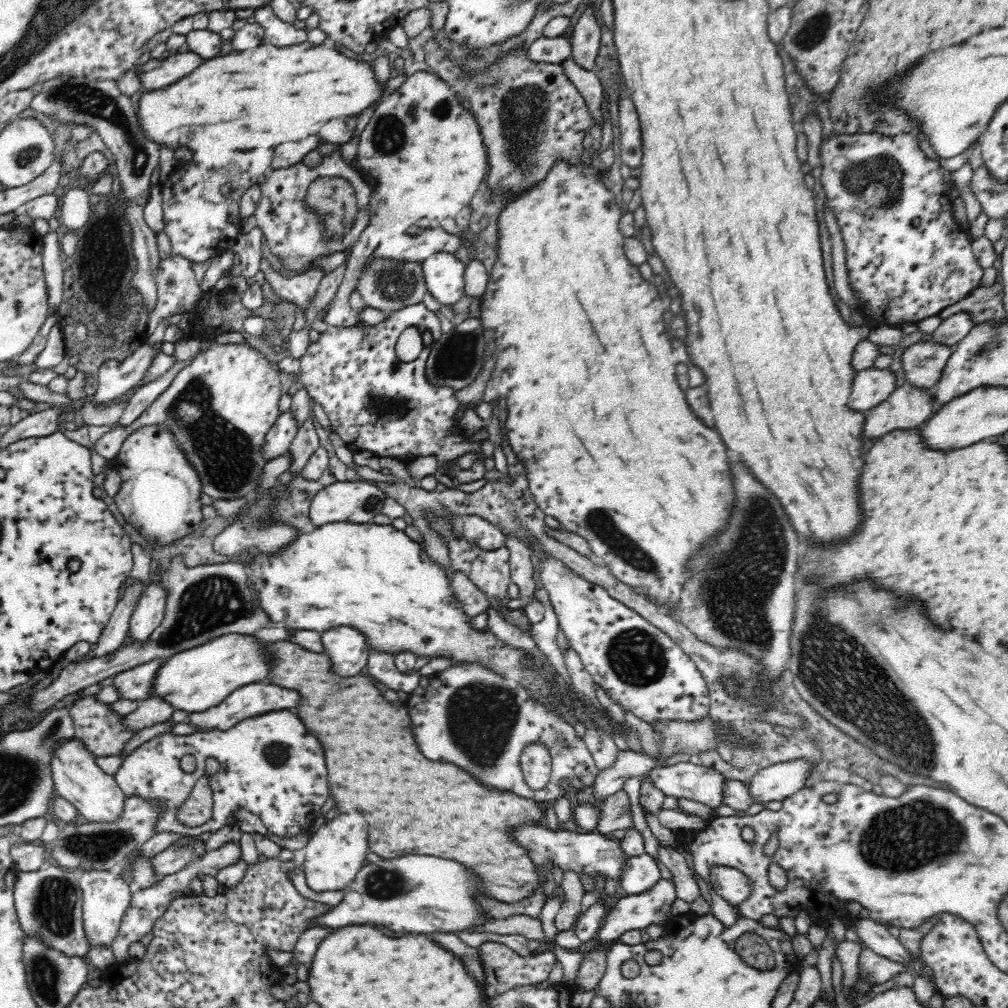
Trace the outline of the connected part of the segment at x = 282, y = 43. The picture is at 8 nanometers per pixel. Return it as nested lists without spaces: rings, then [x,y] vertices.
[[[271,6],[256,9],[253,14],[256,23],[264,28],[264,41],[278,48],[286,48],[307,42],[307,32],[294,28],[292,24],[283,22],[272,11]]]

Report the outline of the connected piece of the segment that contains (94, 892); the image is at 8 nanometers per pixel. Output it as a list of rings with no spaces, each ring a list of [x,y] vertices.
[[[116,870],[82,871],[77,872],[80,888],[82,889],[83,928],[92,947],[111,948],[112,941],[118,935],[124,912],[130,904],[130,887]]]

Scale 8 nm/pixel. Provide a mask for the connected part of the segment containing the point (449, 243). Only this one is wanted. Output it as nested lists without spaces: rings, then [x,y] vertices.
[[[442,227],[424,229],[422,234],[417,236],[409,236],[407,232],[393,235],[380,242],[376,250],[364,260],[362,270],[357,274],[356,280],[360,280],[363,272],[378,259],[392,261],[392,263],[420,263],[430,258],[432,254],[436,254],[436,251],[453,253],[465,241],[461,240],[460,234],[455,236],[448,234]]]

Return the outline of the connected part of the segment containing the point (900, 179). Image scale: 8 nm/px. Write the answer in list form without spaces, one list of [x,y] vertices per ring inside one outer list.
[[[831,134],[824,138],[819,146],[820,158],[820,184],[825,192],[826,203],[833,213],[840,231],[844,238],[846,268],[850,286],[857,292],[861,300],[861,308],[857,311],[857,316],[865,317],[873,322],[873,326],[896,327],[902,321],[918,322],[924,320],[948,308],[963,298],[971,295],[982,280],[983,268],[976,261],[972,252],[972,239],[968,236],[964,228],[960,227],[954,217],[952,217],[952,199],[948,197],[947,184],[942,181],[947,170],[942,168],[943,162],[930,160],[926,154],[918,147],[918,141],[910,138],[908,134],[890,138],[880,134]]]

